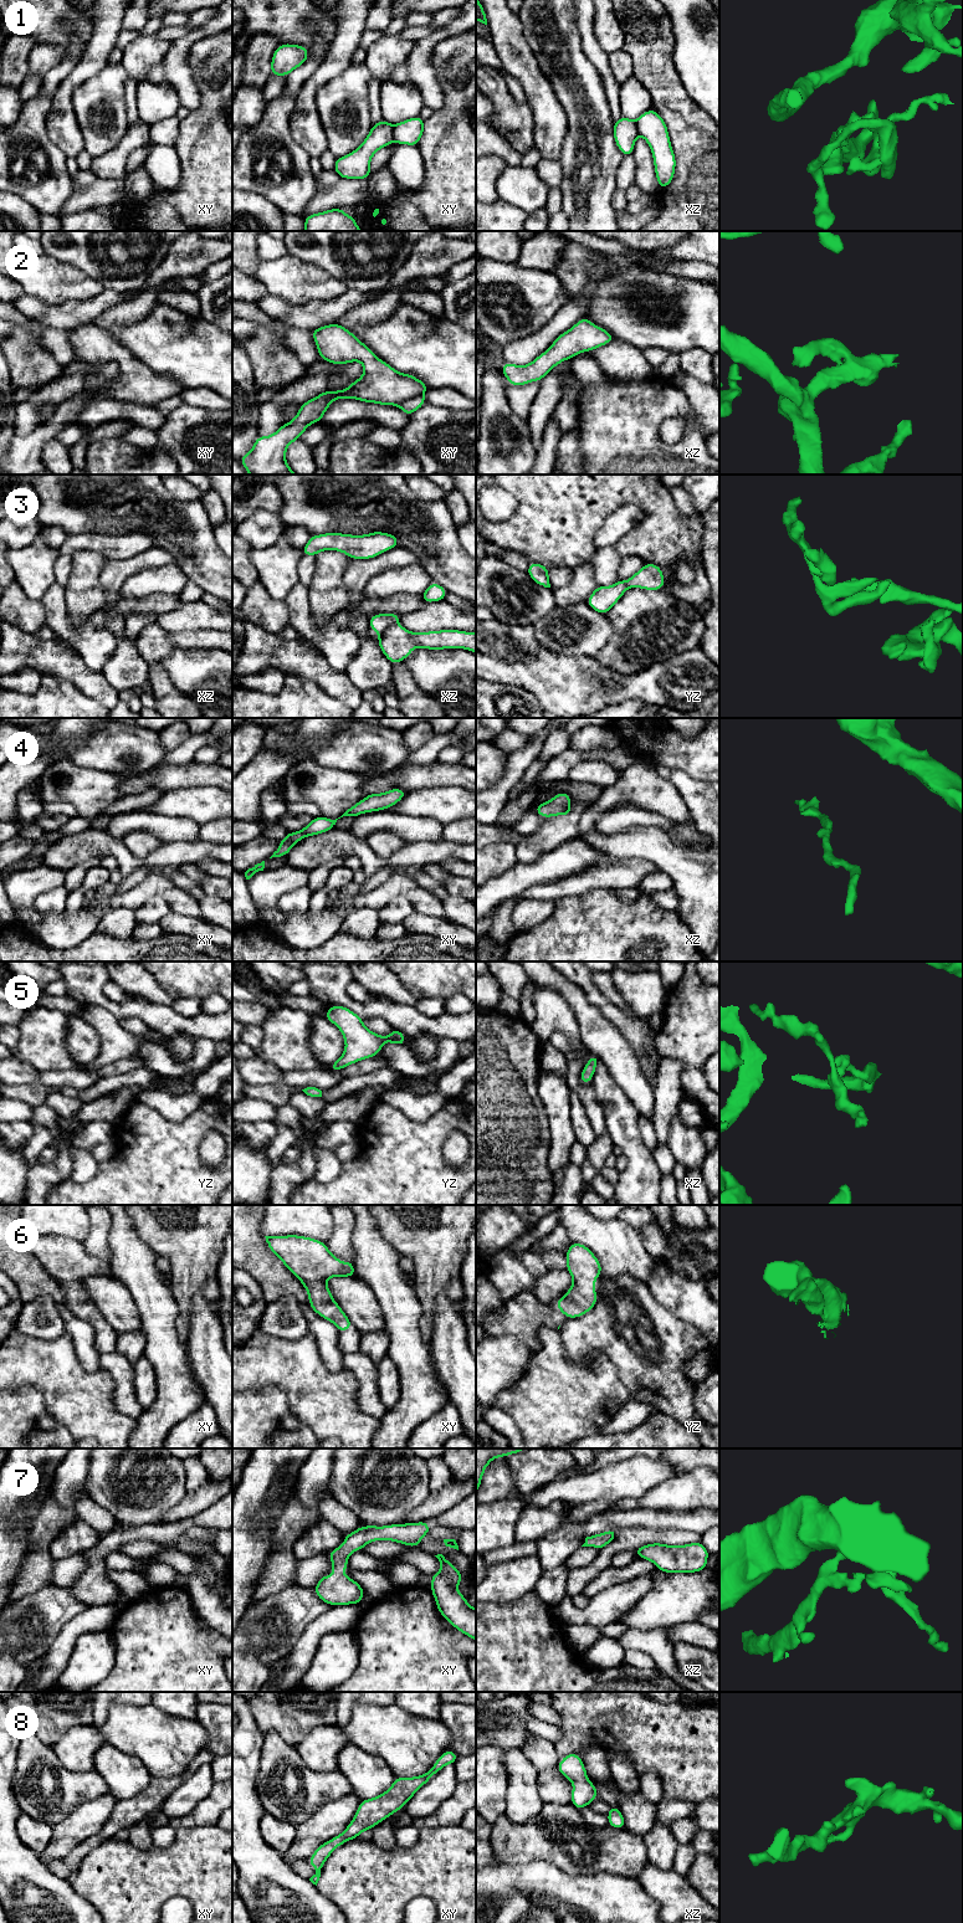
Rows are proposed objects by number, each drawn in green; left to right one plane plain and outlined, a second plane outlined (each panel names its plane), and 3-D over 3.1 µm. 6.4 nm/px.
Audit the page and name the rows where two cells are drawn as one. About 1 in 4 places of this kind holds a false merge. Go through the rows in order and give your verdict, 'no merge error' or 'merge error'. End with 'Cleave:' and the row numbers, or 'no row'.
1: merge error
2: no merge error
3: merge error
4: no merge error
5: no merge error
6: no merge error
7: no merge error
8: no merge error
Cleave: 1, 3

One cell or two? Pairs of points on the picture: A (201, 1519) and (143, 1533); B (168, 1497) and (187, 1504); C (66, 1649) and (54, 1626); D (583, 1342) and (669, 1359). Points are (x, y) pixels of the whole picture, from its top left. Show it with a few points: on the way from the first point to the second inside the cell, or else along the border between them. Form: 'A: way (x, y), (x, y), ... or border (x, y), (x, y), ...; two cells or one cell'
A: way (187, 1523), (173, 1532), (158, 1533); one cell
B: border (187, 1493), (163, 1517), (162, 1522); two cells
C: border (78, 1614), (62, 1626), (50, 1649), (40, 1657); two cells
D: way (604, 1342), (634, 1342), (641, 1348), (648, 1348); one cell

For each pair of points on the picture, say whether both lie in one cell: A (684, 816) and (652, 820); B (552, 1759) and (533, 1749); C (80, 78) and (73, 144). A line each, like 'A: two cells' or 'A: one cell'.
A: two cells
B: one cell
C: one cell

